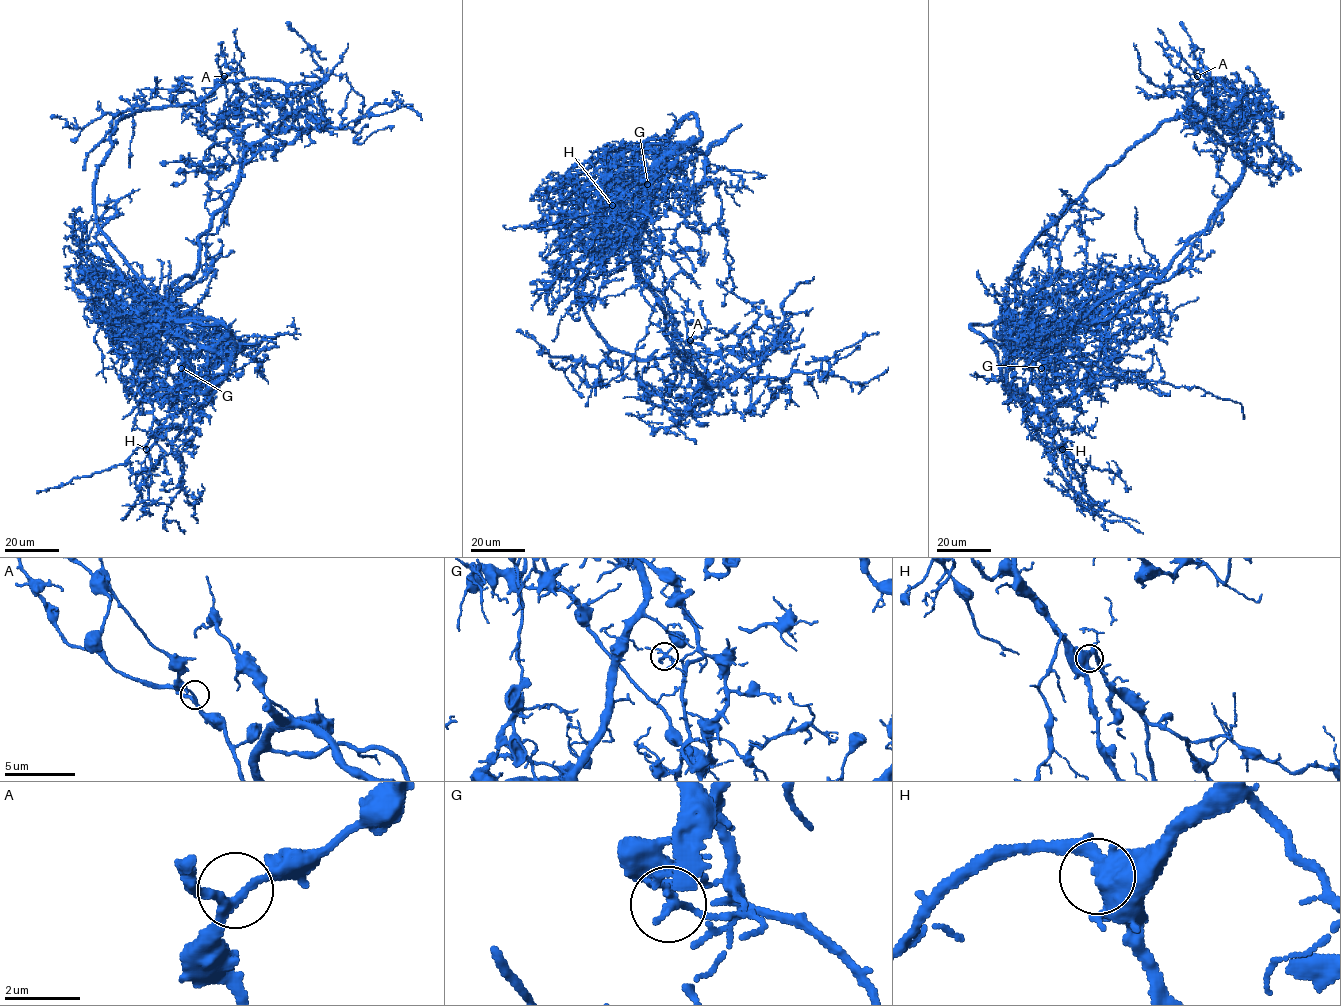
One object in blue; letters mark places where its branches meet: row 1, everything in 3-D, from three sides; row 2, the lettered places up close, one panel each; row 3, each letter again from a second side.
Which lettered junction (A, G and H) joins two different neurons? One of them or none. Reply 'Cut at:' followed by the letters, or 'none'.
Cut at: G

